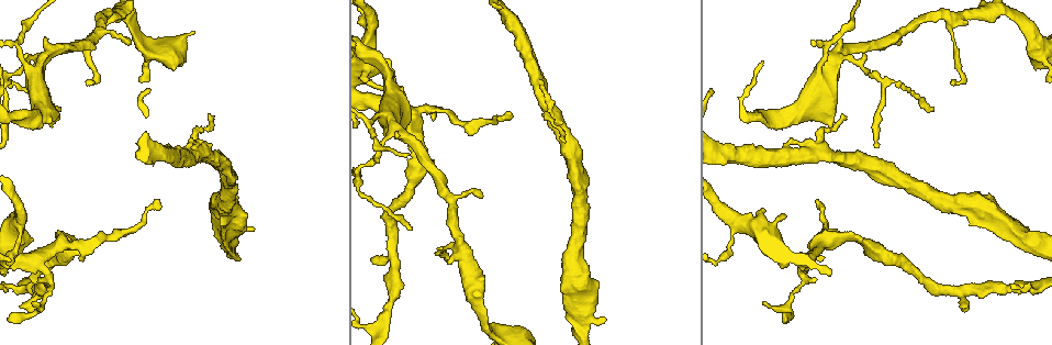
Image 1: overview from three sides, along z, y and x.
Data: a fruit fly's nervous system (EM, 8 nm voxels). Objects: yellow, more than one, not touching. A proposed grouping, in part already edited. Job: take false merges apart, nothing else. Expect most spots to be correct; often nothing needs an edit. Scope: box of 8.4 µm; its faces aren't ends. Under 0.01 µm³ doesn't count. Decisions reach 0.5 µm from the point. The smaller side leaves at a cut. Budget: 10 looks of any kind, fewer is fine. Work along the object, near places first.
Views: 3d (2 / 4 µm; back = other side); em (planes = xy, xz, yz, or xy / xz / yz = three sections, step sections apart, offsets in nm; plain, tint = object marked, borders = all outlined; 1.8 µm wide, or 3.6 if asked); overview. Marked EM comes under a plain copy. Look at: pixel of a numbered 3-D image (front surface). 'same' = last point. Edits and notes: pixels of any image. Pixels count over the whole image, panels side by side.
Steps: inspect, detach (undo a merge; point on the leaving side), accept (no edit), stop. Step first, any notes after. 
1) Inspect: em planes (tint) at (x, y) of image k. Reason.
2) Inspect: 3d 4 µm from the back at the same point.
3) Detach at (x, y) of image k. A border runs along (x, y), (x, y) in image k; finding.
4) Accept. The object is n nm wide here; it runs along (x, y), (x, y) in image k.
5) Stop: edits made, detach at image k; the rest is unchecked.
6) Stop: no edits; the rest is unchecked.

Inspect: em xy step 4 (tint) at (114, 15) of image 1. A fork.

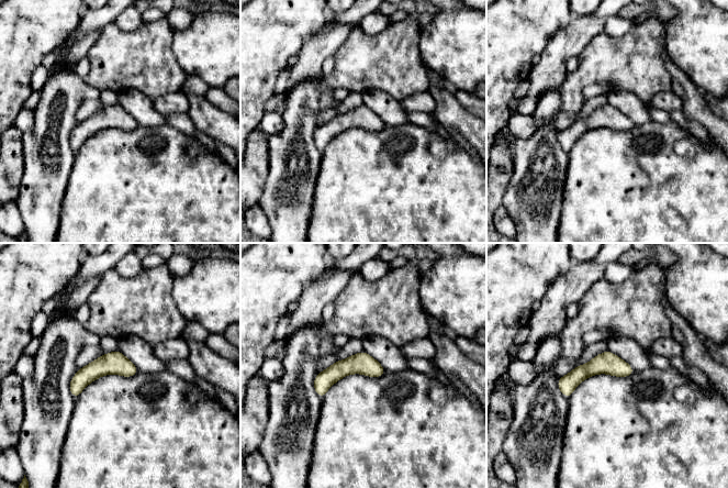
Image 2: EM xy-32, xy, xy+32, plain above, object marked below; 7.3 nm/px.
Inspect: em planes (borders) at the same point.

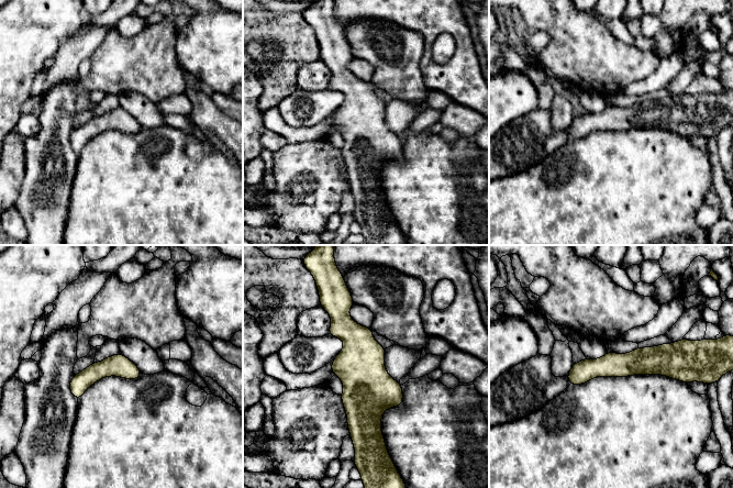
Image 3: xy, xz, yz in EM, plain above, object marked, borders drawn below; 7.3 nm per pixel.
Accept. The object is 160 nm wide here; all the same cell.

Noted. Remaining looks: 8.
Inspect: em planes (tint) at (785, 118) of image 1. Sudden change in width.

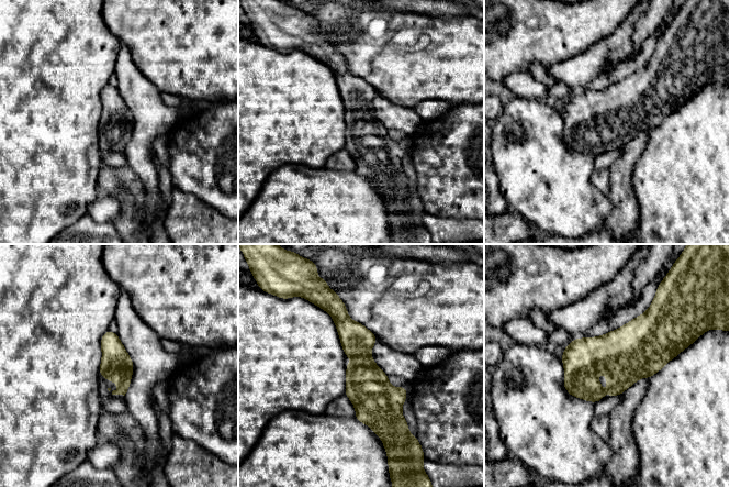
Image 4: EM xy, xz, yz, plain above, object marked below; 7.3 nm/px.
Accept. All the same cell.

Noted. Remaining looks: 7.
Inspect: em planes (tint) at (556, 116) of image 1. A fork.

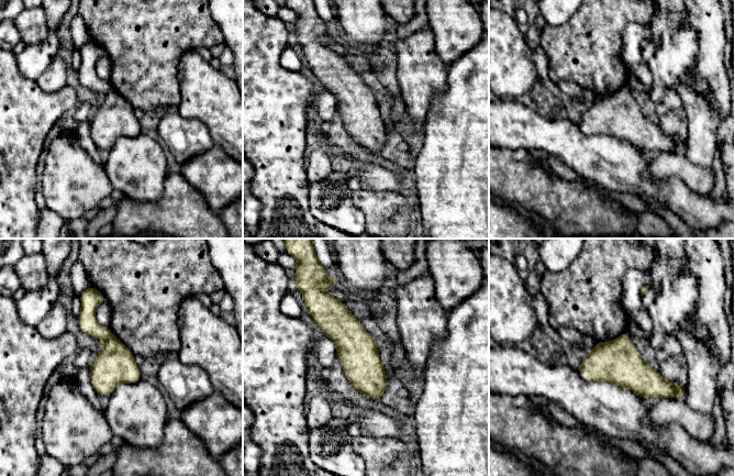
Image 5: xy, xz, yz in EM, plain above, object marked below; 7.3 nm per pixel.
Accept. All the same cell.

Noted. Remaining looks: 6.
Inspect: em planes (borders) at (835, 54) of image 1.

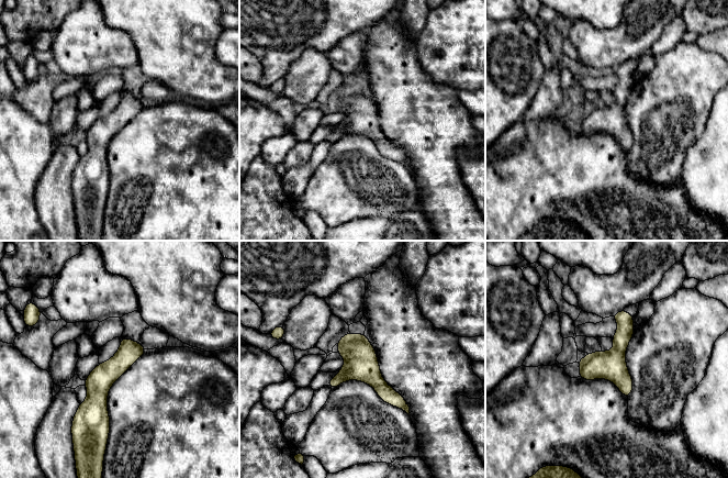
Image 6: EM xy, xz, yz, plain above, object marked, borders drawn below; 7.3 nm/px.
Accept. It runs along (346, 337), (367, 370), (405, 408) in image 6; continuous, no second cell.

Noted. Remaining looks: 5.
Stop: no edits; the rest is unchecked.

